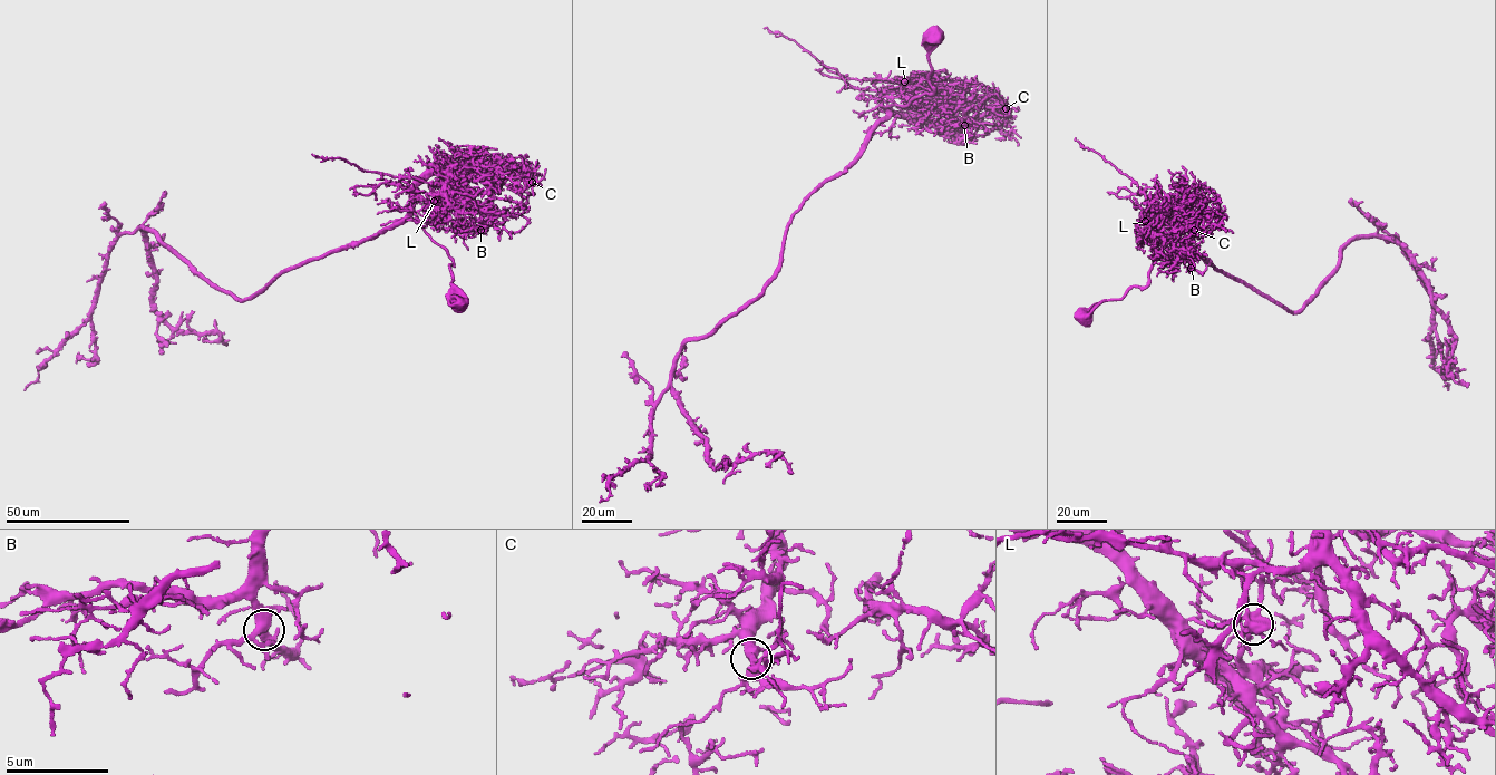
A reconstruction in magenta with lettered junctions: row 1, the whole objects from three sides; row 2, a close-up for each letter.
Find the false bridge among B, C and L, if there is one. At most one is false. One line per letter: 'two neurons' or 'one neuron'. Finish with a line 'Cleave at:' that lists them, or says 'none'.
B: one neuron
C: one neuron
L: two neurons
Cleave at: L

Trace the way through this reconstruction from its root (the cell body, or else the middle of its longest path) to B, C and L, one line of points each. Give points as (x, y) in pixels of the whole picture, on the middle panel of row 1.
B: (934, 36), (929, 56), (933, 91), (886, 107), (923, 119), (969, 118), (962, 119), (964, 125)
C: (934, 36), (929, 56), (928, 80), (933, 91), (905, 105), (886, 107), (903, 116), (963, 122), (1006, 108)
L: (934, 36), (929, 56), (928, 80), (933, 91), (885, 109), (881, 96), (903, 89), (904, 81)

